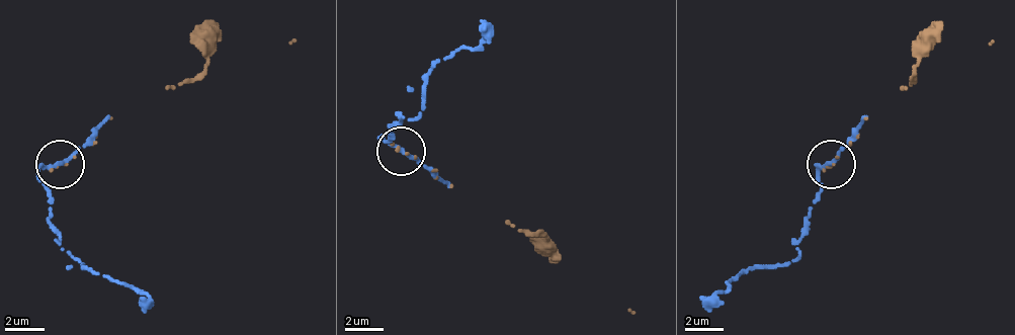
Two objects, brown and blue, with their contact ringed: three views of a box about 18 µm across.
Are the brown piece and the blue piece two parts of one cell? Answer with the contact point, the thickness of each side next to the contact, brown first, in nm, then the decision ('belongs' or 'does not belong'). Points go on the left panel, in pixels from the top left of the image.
place (60, 164); calibres 160 and 220 nm; belongs

